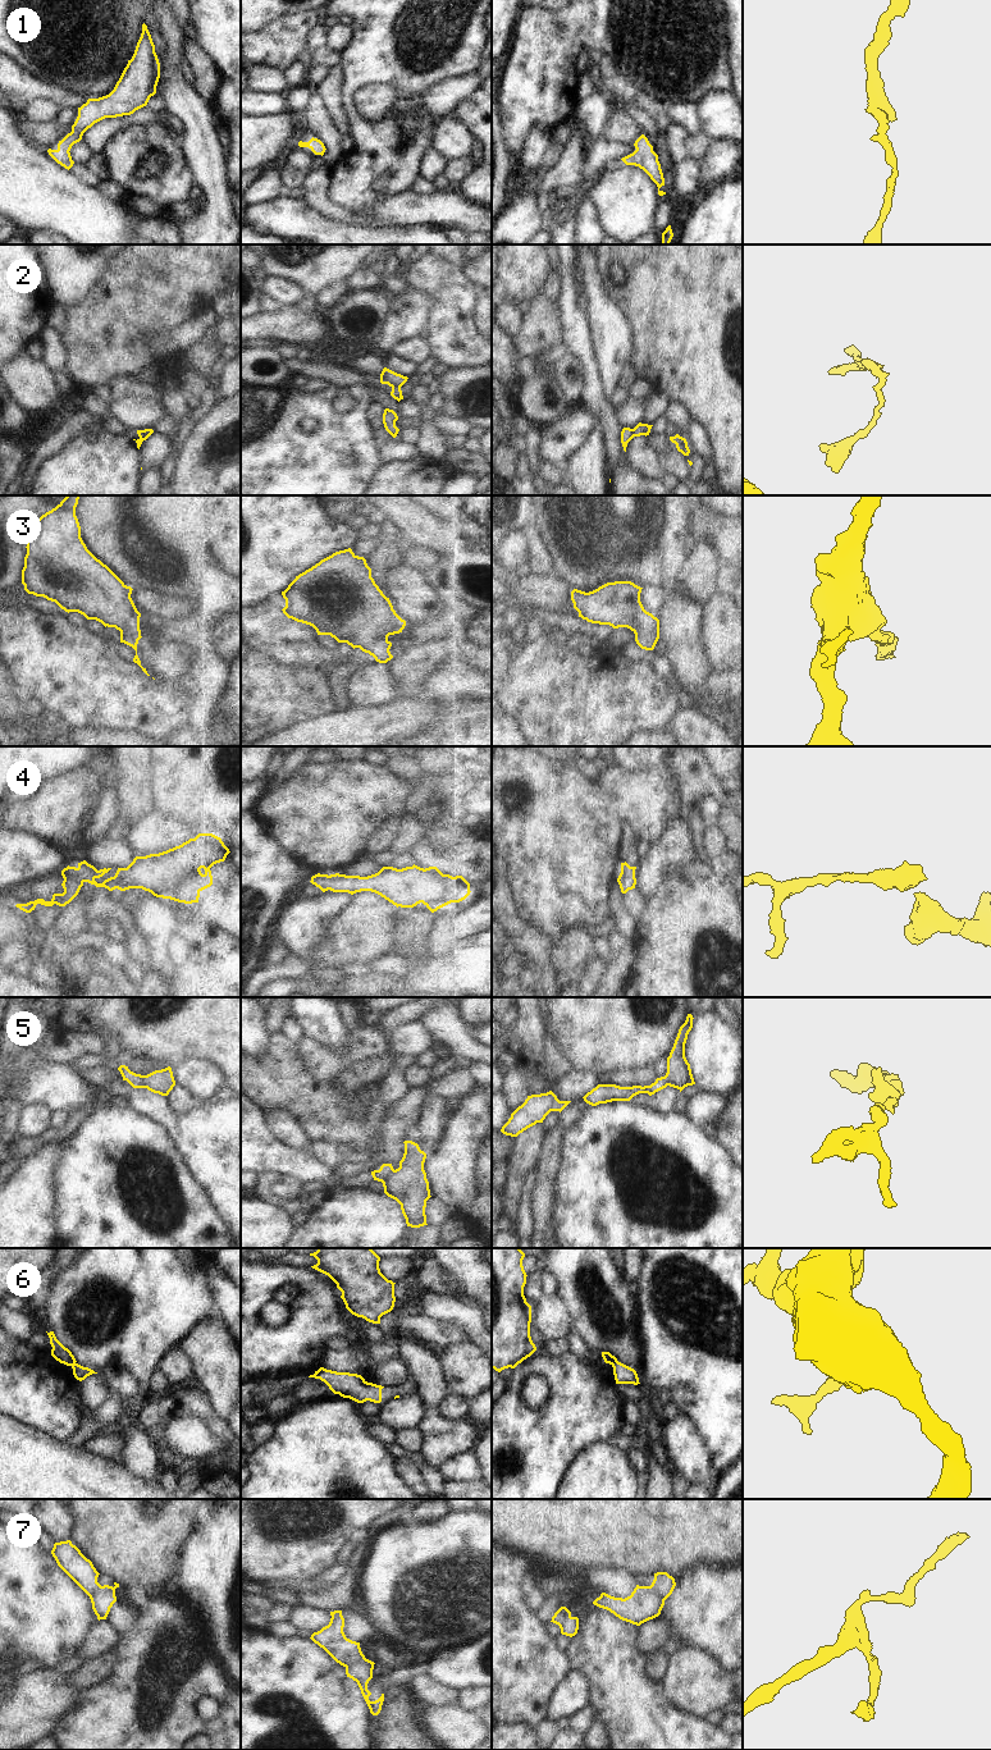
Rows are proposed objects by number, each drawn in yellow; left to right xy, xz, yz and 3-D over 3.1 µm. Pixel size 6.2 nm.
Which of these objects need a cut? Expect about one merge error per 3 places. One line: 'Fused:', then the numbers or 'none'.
Fused: 2, 5, 6, 7

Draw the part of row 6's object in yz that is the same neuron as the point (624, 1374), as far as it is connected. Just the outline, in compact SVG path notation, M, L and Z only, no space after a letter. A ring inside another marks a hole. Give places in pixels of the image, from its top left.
M618 1361L615 1365L612 1365L612 1367L616 1384L634 1384L634 1385L640 1384L638 1374L634 1369Z

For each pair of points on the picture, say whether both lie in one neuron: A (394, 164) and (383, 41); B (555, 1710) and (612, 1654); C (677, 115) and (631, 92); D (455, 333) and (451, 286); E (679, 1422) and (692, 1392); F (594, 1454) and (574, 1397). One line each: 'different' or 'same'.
A: same
B: different
C: different
D: same
E: different
F: different

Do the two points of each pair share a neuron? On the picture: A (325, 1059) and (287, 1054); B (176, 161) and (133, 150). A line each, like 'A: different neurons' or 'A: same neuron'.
A: different neurons
B: same neuron

